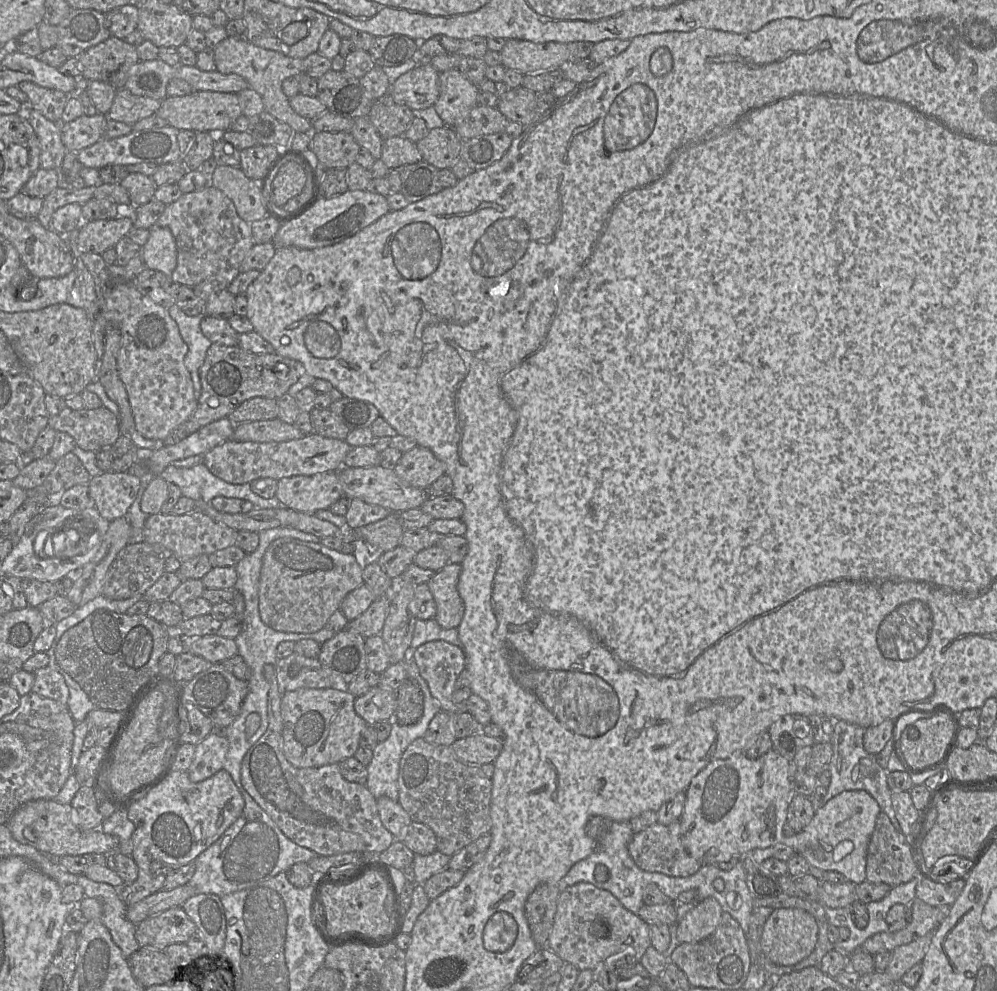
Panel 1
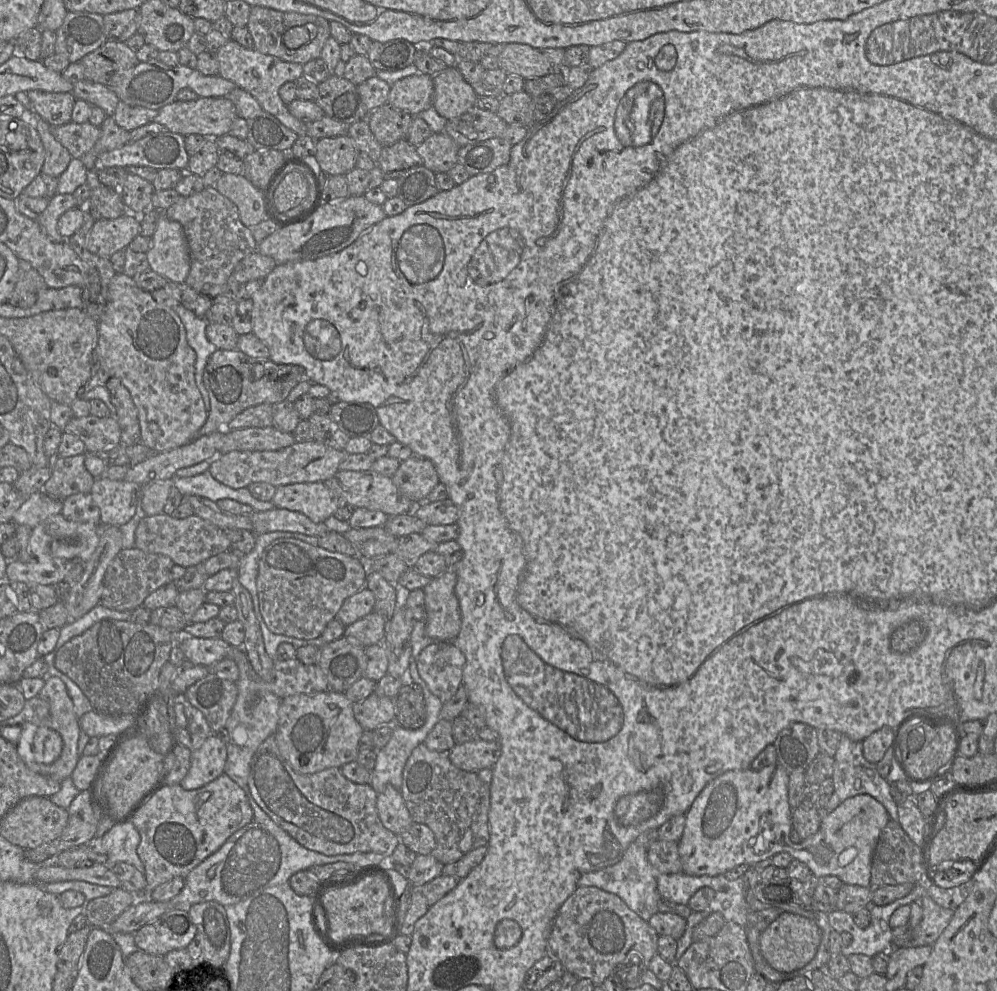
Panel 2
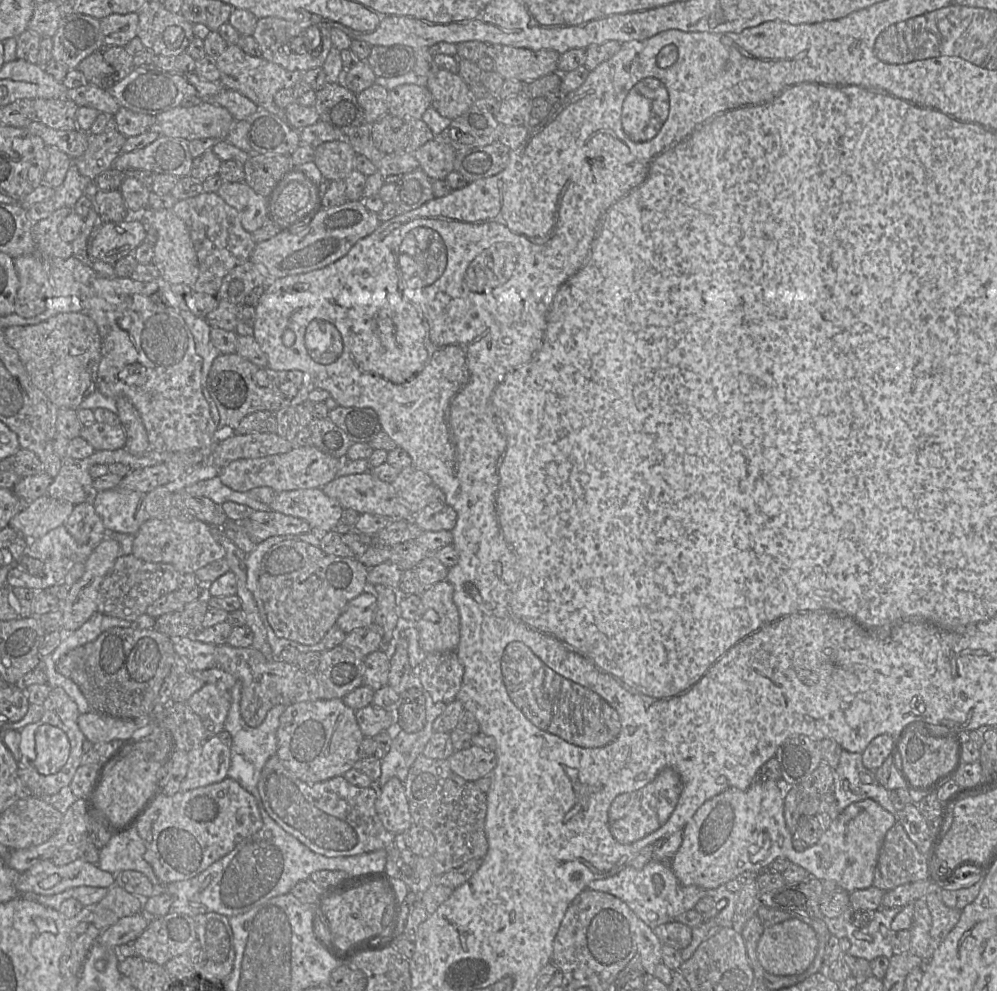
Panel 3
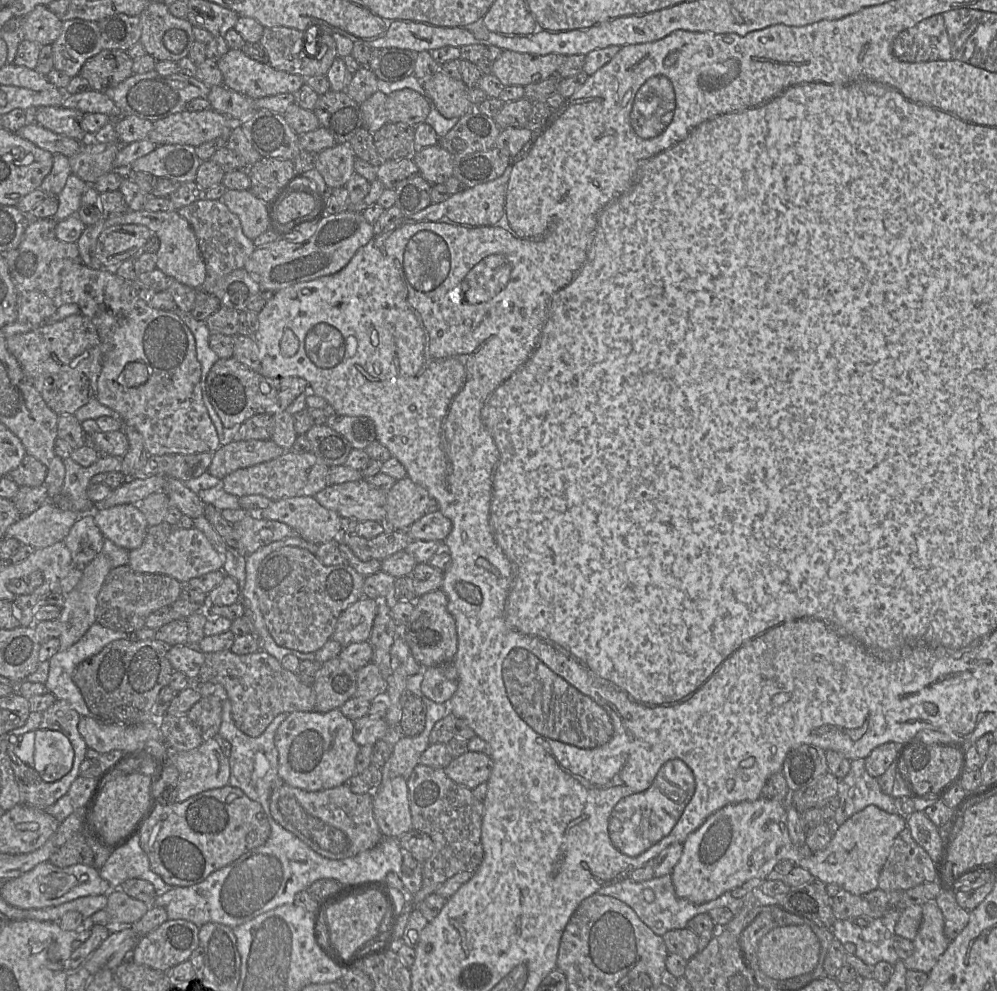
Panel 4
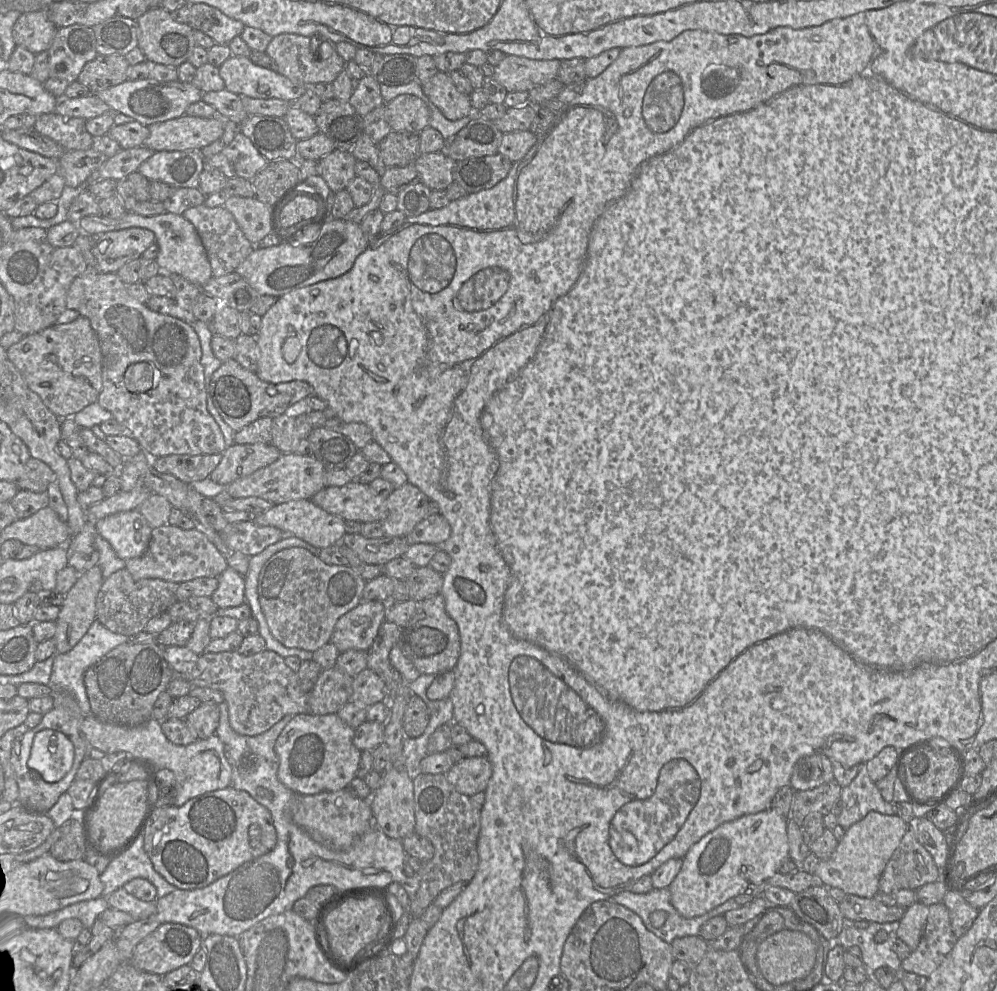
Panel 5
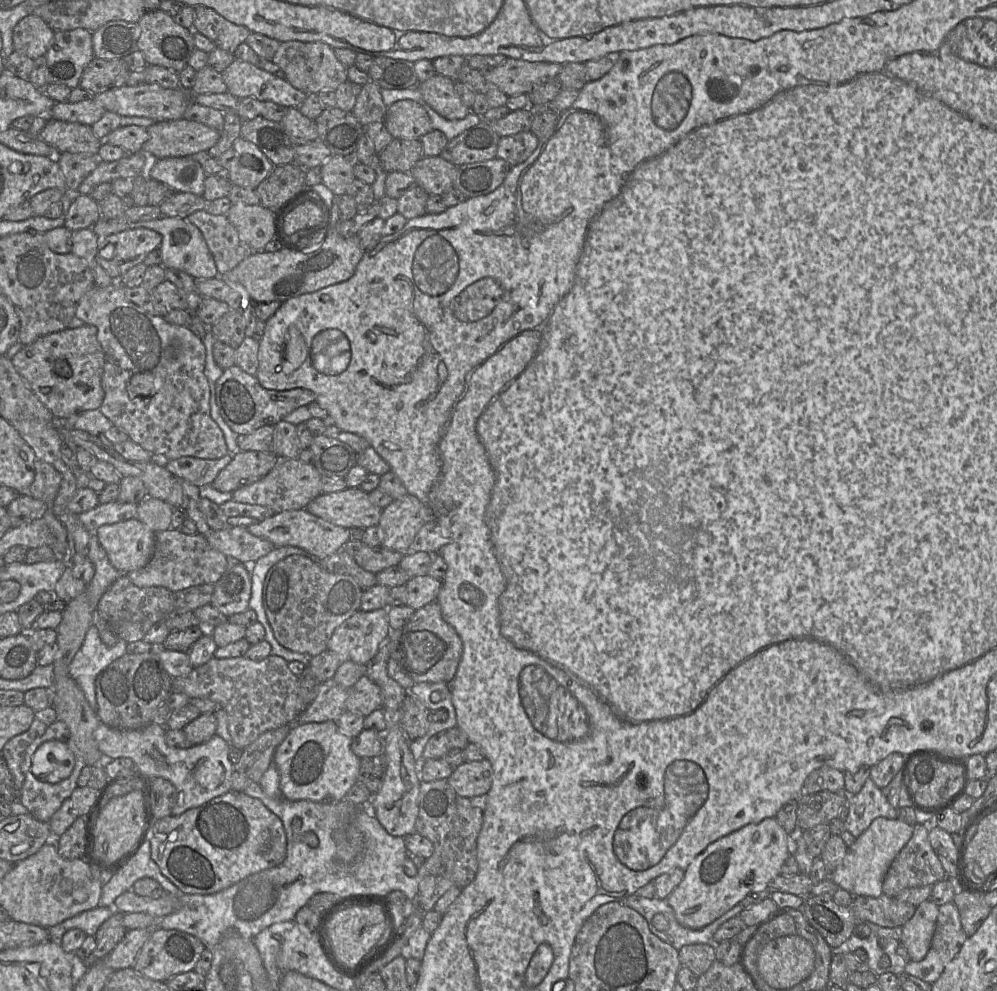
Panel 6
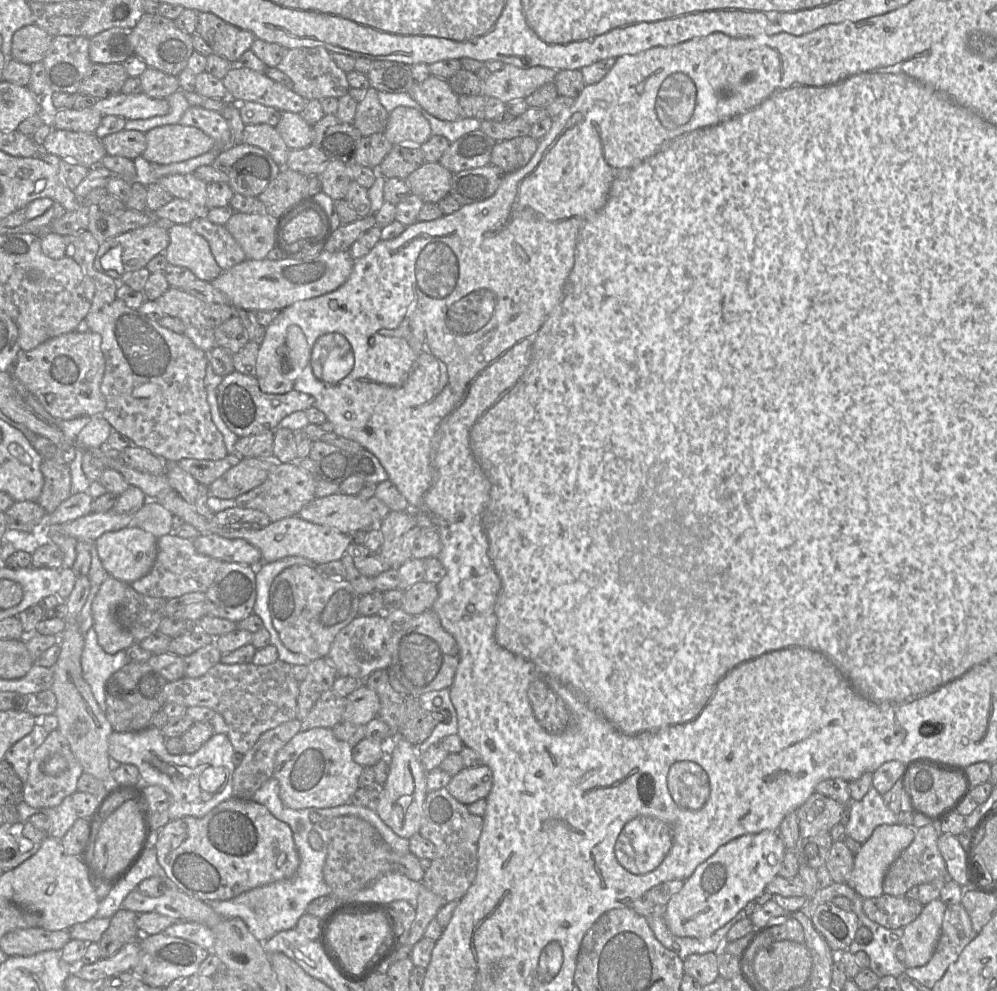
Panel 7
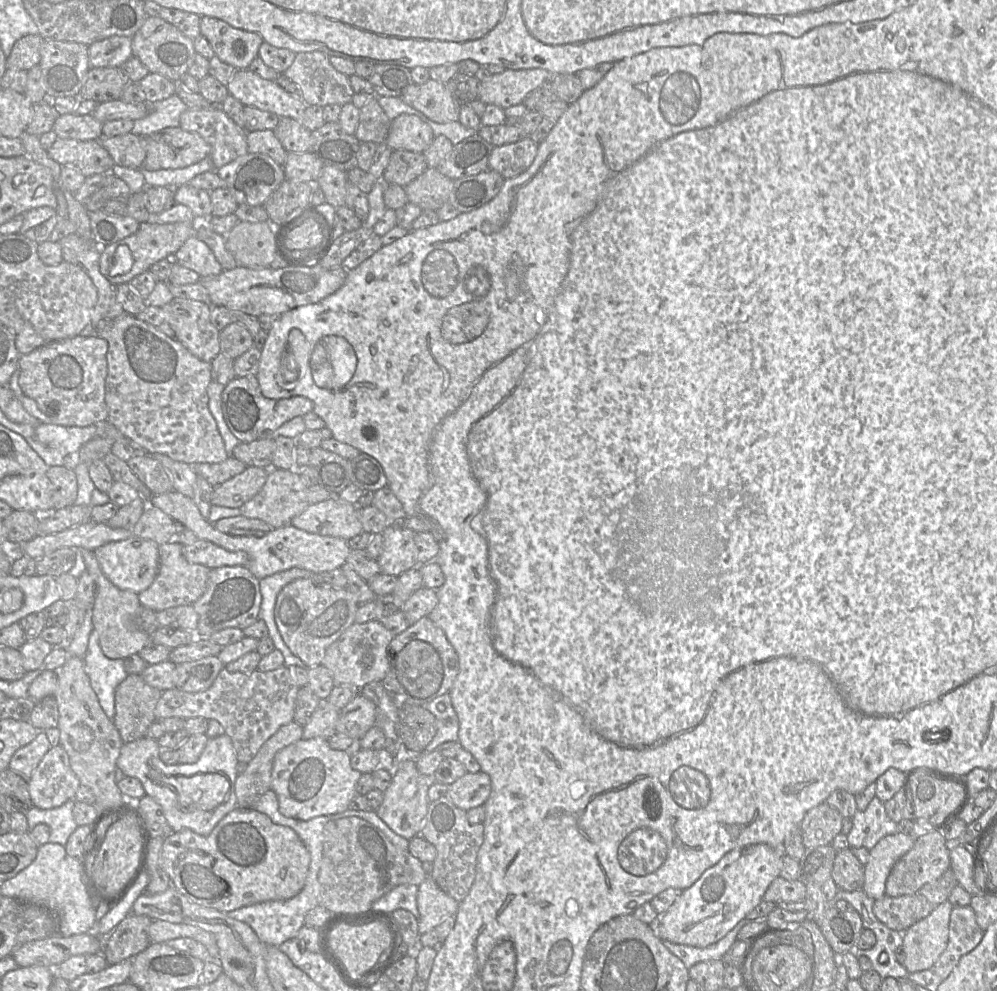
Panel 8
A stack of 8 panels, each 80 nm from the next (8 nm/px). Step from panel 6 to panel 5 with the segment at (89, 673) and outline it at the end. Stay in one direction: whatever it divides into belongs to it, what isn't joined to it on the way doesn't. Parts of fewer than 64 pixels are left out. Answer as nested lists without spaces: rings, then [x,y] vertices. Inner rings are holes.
[[[95,619],[77,645],[66,653],[56,653],[54,655],[52,673],[47,686],[52,690],[52,693],[60,691],[73,693],[82,713],[85,716],[94,716],[84,684],[84,673],[110,650],[126,642],[128,642],[127,636],[109,631]]]

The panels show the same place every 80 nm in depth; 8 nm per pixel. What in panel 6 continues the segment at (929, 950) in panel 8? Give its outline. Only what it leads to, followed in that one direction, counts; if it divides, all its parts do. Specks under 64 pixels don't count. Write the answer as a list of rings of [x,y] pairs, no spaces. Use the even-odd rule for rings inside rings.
[[[926,900],[916,906],[914,915],[902,926],[901,943],[906,947],[911,961],[921,961],[928,953],[936,929],[939,906]]]

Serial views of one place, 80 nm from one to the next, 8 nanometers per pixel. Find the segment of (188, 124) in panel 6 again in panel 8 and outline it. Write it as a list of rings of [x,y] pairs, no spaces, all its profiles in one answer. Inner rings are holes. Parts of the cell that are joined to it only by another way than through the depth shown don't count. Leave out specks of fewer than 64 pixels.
[[[180,126],[169,127],[147,136],[147,152],[143,168],[149,171],[185,168],[210,156],[210,153],[210,144],[198,133],[183,130]]]

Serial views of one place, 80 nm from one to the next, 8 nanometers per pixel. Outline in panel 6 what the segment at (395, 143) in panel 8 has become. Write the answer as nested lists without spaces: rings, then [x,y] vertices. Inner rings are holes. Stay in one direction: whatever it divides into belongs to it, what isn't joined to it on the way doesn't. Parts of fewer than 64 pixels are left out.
[[[399,100],[387,107],[385,126],[393,138],[420,140],[433,130],[431,119],[416,101]]]

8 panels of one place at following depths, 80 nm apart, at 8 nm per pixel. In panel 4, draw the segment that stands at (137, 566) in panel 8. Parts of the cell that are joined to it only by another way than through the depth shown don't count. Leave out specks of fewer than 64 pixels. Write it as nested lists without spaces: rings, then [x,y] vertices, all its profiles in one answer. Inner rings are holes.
[[[120,504],[93,510],[94,521],[105,539],[131,551],[139,548],[149,527],[137,504]]]

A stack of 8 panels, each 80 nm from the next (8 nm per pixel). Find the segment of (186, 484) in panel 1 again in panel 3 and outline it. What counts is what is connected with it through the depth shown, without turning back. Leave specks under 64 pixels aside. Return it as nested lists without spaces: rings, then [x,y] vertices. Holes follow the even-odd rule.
[[[218,476],[208,480],[198,481],[185,486],[184,490],[192,495],[206,497],[214,503],[222,505],[224,502],[235,502],[246,505],[252,510],[270,511],[270,505],[249,497],[248,492],[237,492],[225,486]]]

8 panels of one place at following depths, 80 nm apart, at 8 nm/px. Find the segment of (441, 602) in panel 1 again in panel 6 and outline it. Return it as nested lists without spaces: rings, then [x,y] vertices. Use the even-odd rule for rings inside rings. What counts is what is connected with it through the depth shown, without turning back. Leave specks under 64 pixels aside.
[[[436,600],[416,610],[405,626],[391,630],[389,655],[415,683],[451,683],[461,659],[462,641],[455,629],[444,620]]]

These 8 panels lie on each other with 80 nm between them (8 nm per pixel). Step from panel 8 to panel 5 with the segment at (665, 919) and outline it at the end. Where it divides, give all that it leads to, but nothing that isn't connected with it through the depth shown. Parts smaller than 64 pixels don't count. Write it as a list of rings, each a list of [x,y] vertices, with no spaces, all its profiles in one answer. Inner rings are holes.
[[[773,808],[721,824],[696,842],[669,886],[671,903],[684,918],[704,915],[750,886],[767,881],[789,857],[788,818]]]

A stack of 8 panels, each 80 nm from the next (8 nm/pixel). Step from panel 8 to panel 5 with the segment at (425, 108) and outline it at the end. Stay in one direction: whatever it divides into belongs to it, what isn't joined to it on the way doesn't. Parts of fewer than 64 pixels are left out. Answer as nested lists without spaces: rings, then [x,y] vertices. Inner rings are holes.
[[[439,71],[423,83],[422,88],[429,100],[448,120],[473,115],[470,96],[457,89],[449,73]]]

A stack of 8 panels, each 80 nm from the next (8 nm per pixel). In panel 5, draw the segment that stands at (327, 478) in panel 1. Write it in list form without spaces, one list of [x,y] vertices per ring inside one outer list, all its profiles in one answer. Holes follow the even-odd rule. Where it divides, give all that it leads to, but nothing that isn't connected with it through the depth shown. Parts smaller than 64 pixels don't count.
[[[299,499],[273,505],[265,513],[254,518],[254,522],[261,526],[274,526],[285,534],[298,537],[319,549],[340,544],[346,534],[345,521],[319,506],[311,499]]]

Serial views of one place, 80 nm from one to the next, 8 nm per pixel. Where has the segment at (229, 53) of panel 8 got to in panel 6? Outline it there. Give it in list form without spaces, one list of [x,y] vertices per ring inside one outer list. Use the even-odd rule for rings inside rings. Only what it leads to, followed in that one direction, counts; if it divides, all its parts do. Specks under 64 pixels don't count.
[[[196,6],[193,30],[206,36],[216,47],[234,54],[237,47],[246,42],[251,31],[234,24],[212,8]]]

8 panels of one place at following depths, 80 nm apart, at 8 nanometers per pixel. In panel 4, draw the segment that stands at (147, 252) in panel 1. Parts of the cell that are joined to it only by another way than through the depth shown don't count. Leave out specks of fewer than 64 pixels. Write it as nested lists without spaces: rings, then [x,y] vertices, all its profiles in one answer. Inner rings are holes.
[[[128,210],[115,217],[103,218],[105,219],[105,227],[122,224],[140,224],[146,226],[160,241],[159,249],[156,252],[156,268],[160,269],[170,279],[175,279],[187,286],[200,289],[206,277],[205,263],[191,225],[176,210]]]

